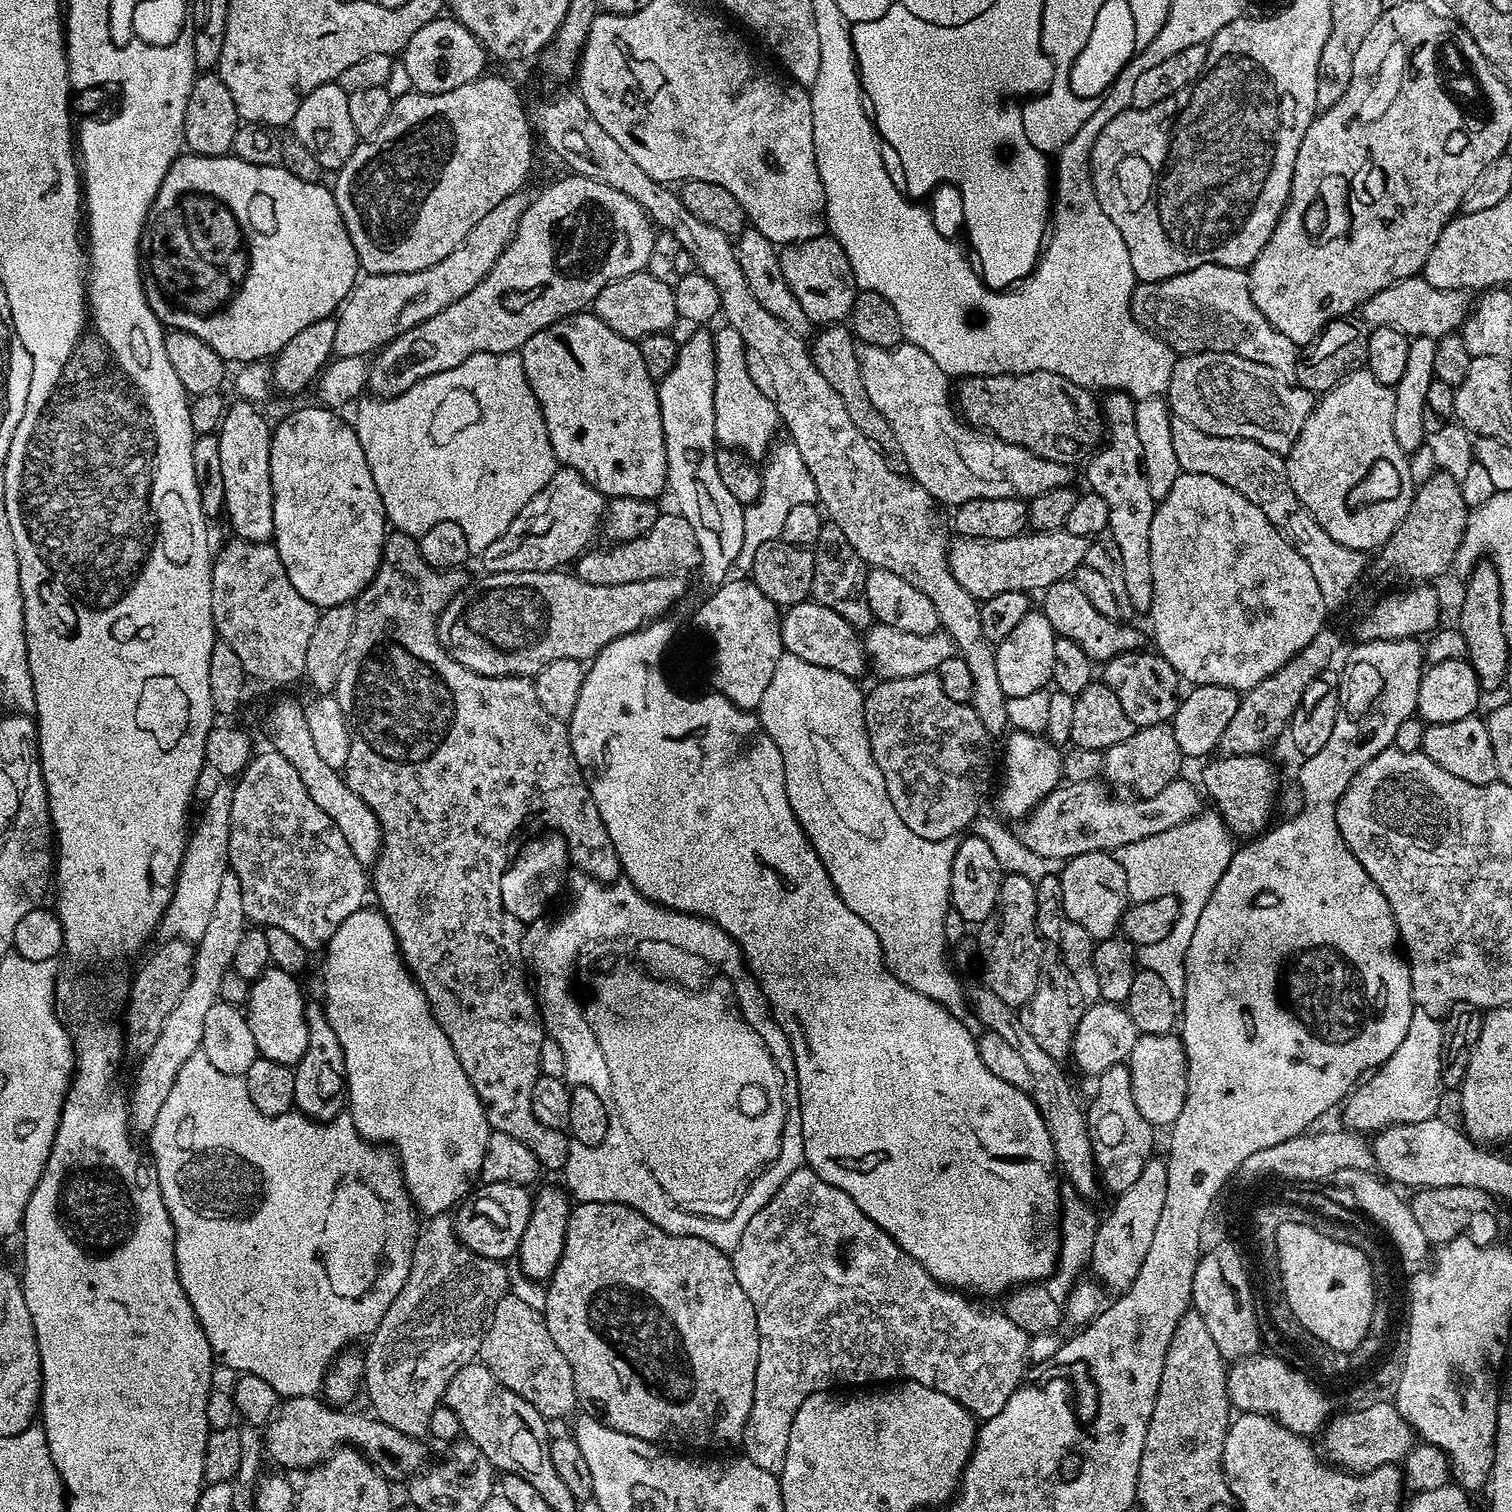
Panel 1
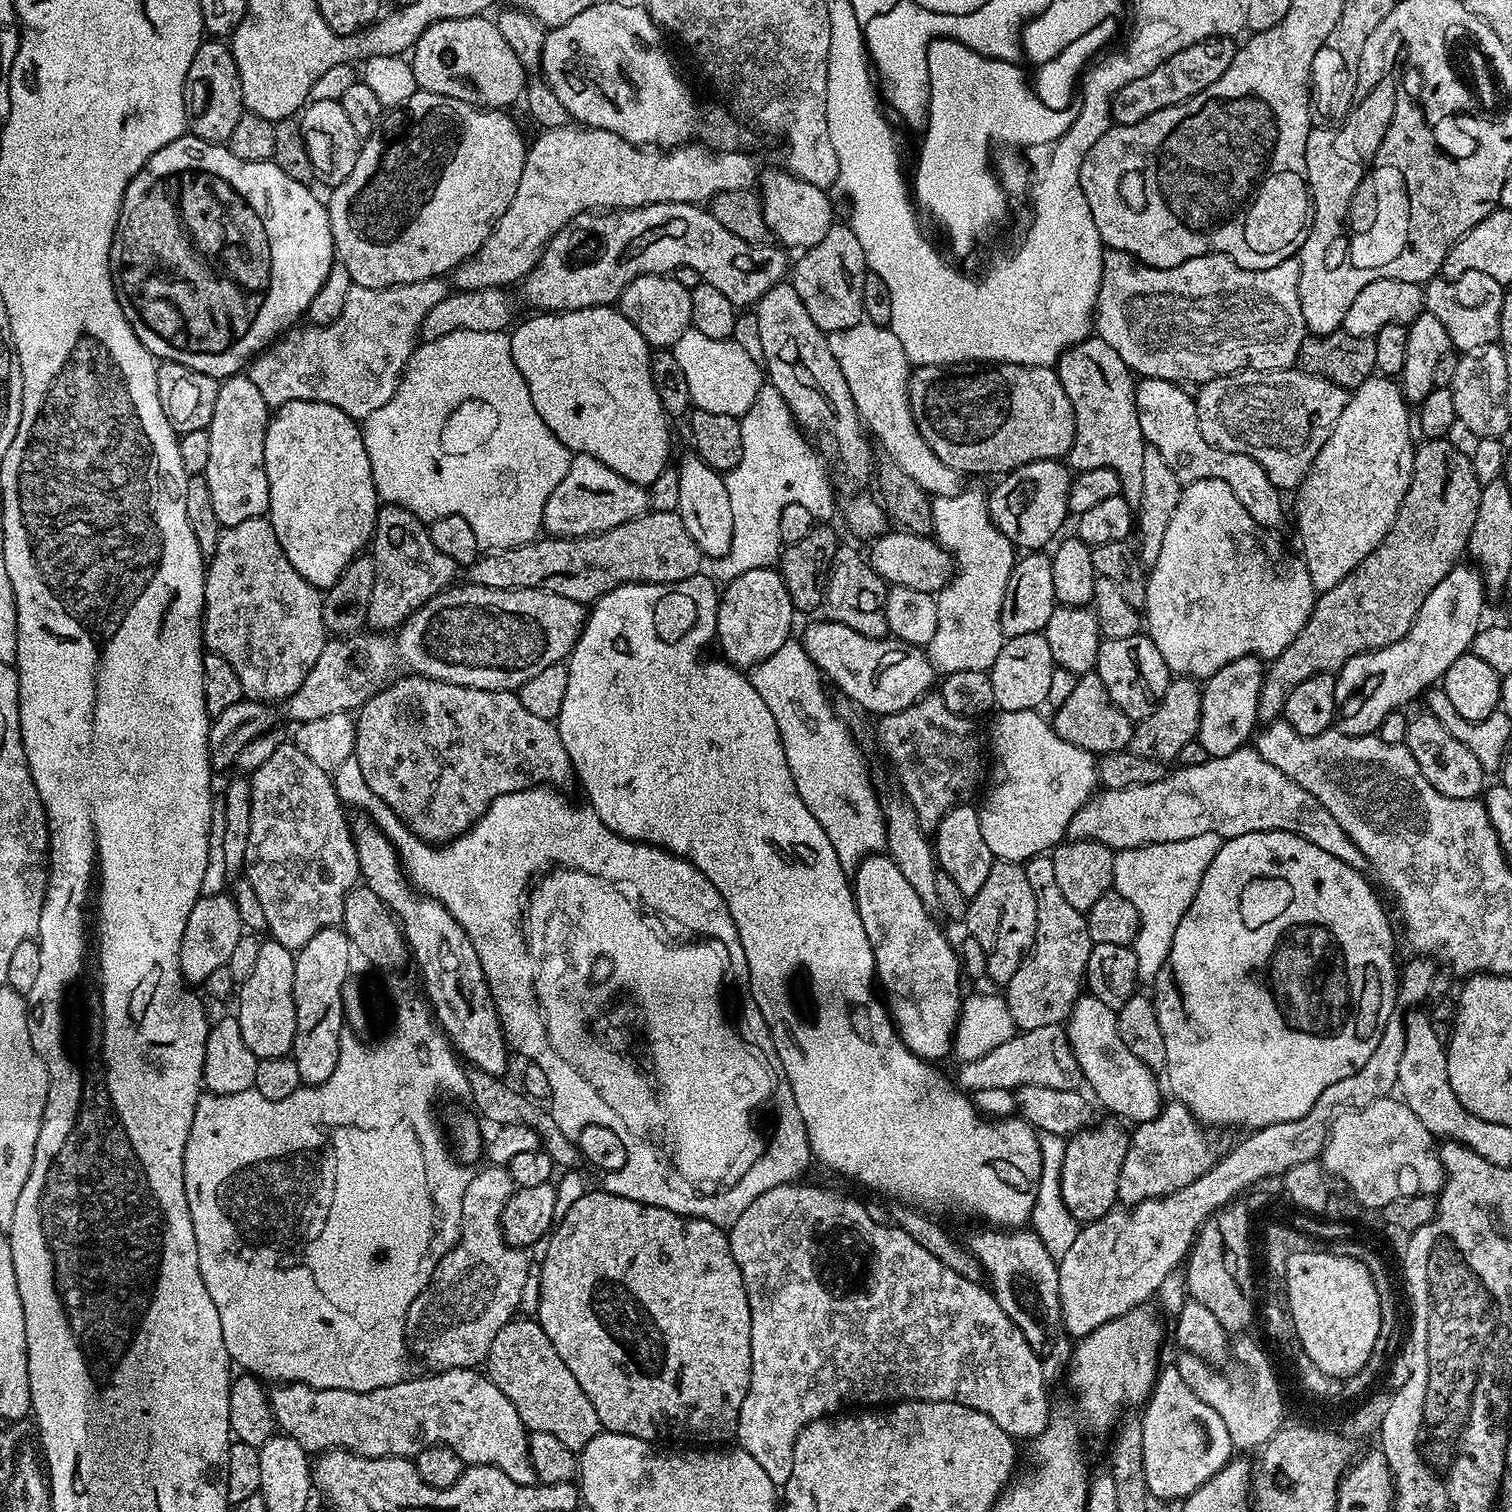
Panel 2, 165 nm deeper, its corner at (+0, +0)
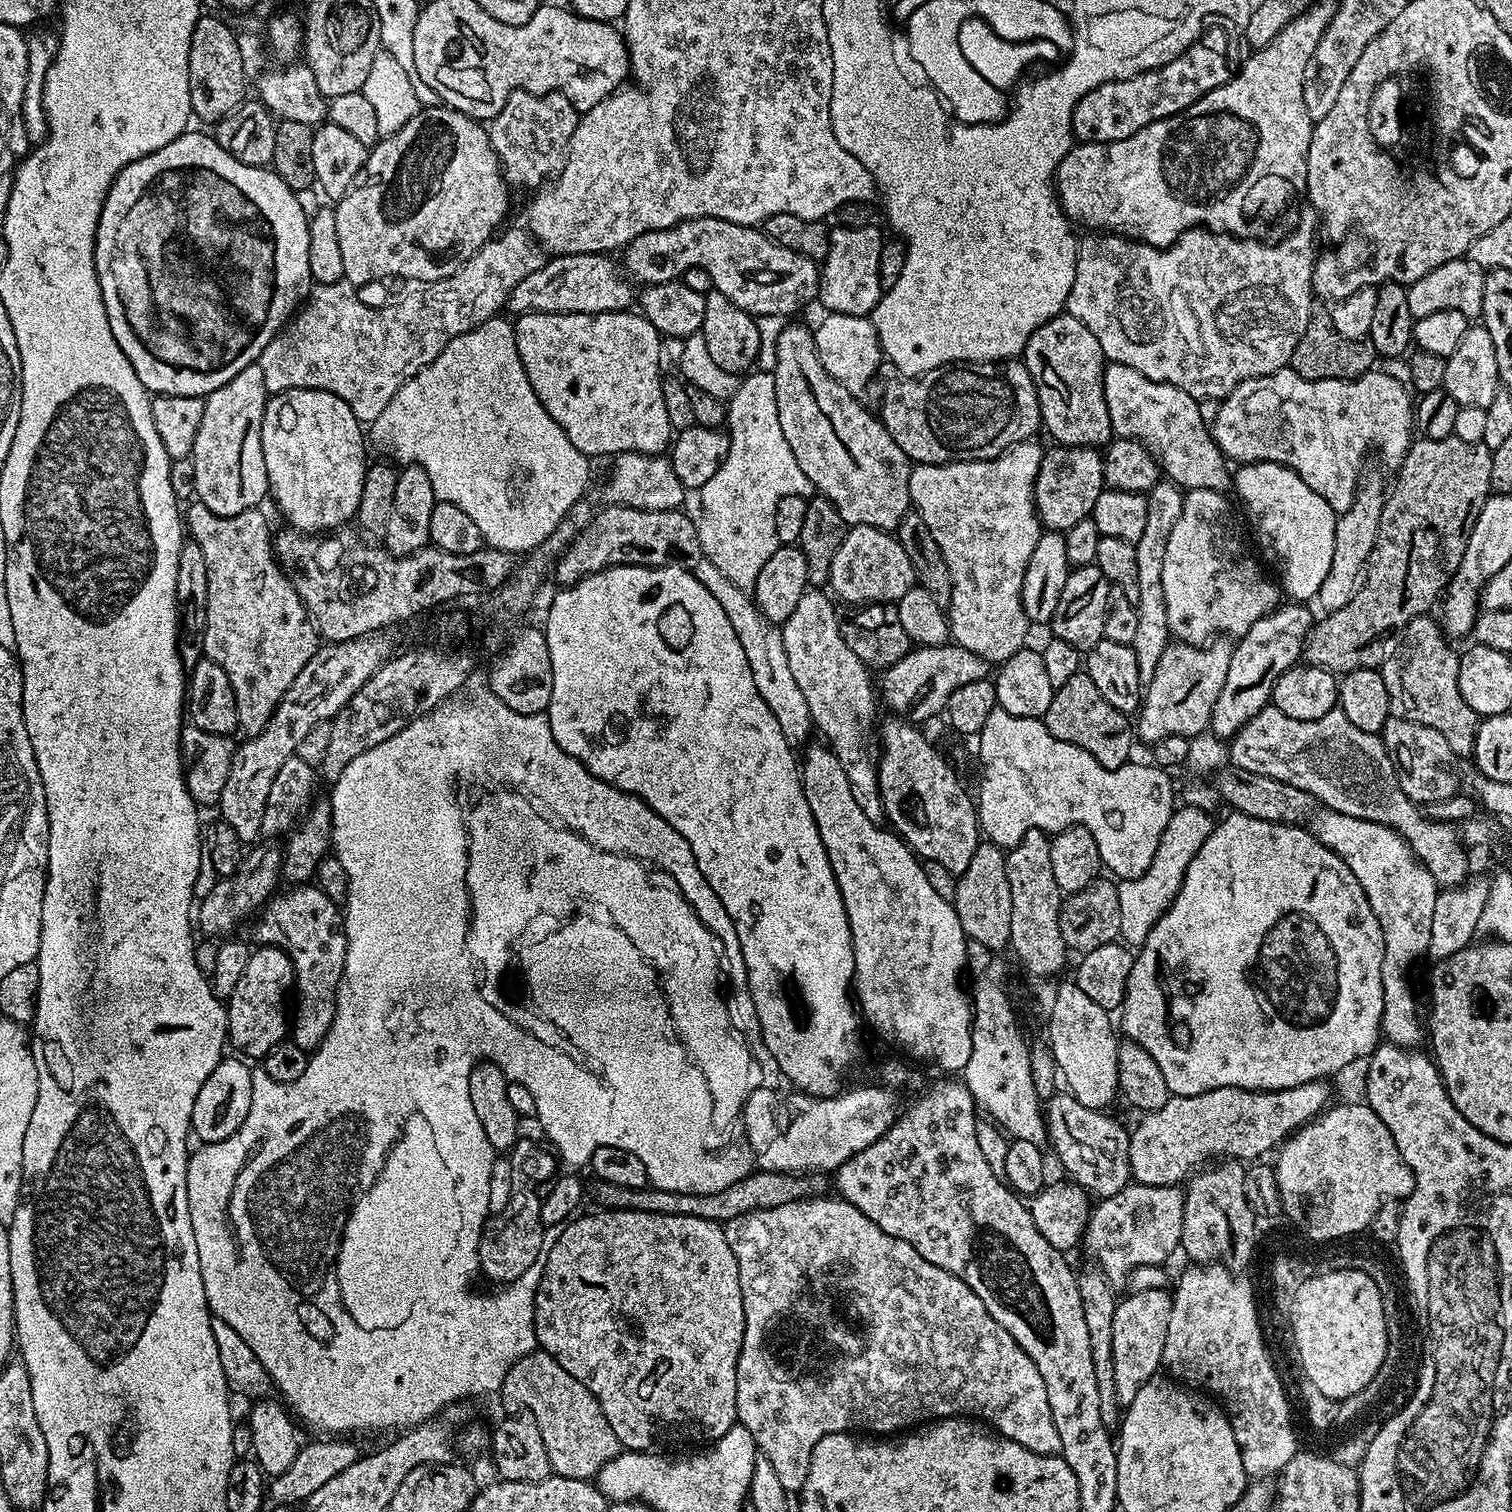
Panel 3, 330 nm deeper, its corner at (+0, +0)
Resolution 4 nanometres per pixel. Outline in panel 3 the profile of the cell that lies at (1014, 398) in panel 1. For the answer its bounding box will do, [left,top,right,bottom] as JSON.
[878,359,1041,464]

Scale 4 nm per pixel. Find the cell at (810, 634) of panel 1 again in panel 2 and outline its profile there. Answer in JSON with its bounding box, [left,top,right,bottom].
[802,618,938,718]

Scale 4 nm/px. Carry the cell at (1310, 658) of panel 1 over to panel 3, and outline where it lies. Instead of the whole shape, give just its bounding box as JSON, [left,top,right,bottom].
[1302,435,1492,674]

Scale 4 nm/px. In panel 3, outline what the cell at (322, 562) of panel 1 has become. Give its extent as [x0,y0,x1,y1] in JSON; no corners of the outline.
[262,388,370,534]

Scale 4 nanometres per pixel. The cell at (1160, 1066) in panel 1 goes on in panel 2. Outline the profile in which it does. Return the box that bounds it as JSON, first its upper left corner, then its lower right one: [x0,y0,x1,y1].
[1064,994,1164,1124]

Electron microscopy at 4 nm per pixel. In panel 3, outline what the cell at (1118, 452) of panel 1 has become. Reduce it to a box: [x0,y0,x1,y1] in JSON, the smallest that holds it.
[1022,314,1114,450]

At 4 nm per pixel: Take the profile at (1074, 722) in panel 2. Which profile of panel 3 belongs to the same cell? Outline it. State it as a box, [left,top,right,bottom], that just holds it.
[1043,670,1134,768]

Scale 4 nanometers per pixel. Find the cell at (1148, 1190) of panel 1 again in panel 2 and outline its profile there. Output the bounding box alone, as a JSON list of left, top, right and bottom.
[1117,1102,1222,1206]

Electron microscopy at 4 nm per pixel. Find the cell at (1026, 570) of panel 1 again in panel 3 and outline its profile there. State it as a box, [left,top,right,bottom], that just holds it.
[827,524,917,606]

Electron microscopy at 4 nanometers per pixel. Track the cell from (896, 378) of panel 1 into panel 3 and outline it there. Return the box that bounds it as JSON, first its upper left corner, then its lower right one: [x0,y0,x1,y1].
[812,312,882,397]

